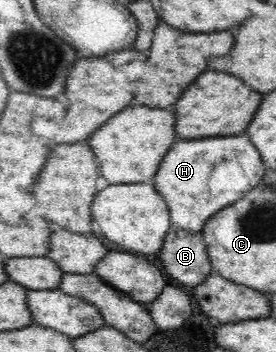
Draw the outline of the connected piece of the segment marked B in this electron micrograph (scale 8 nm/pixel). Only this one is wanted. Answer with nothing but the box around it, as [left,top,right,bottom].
[158,226,213,287]

